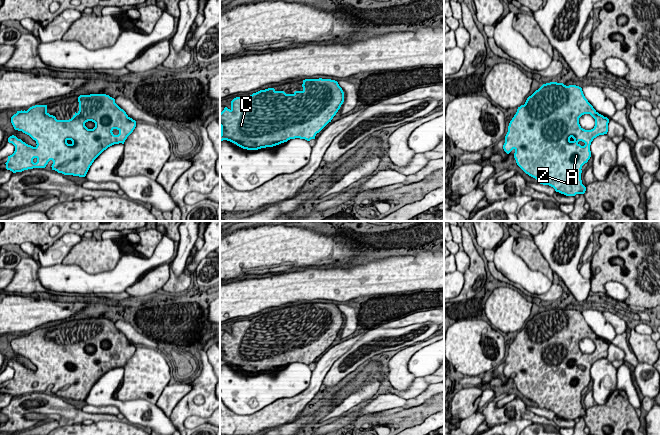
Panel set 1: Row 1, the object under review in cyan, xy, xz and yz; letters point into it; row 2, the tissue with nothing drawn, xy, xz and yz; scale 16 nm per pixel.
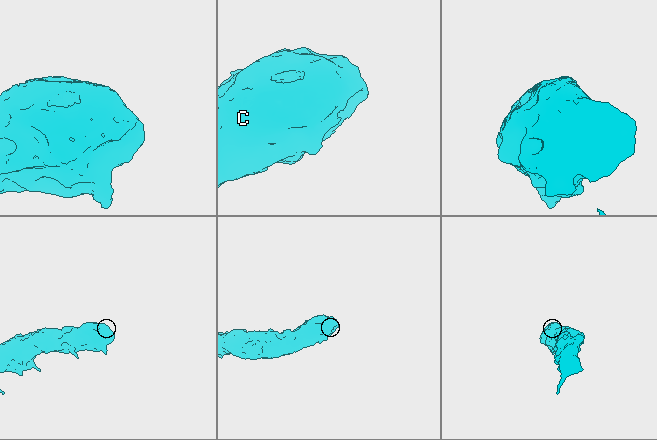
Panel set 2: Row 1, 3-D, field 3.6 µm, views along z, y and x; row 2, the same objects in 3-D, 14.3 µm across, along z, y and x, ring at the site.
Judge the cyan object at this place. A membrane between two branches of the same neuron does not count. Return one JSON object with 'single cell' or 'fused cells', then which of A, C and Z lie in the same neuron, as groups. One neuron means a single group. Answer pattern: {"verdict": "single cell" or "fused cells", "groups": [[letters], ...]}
{"verdict": "single cell", "groups": [["A", "C", "Z"]]}

